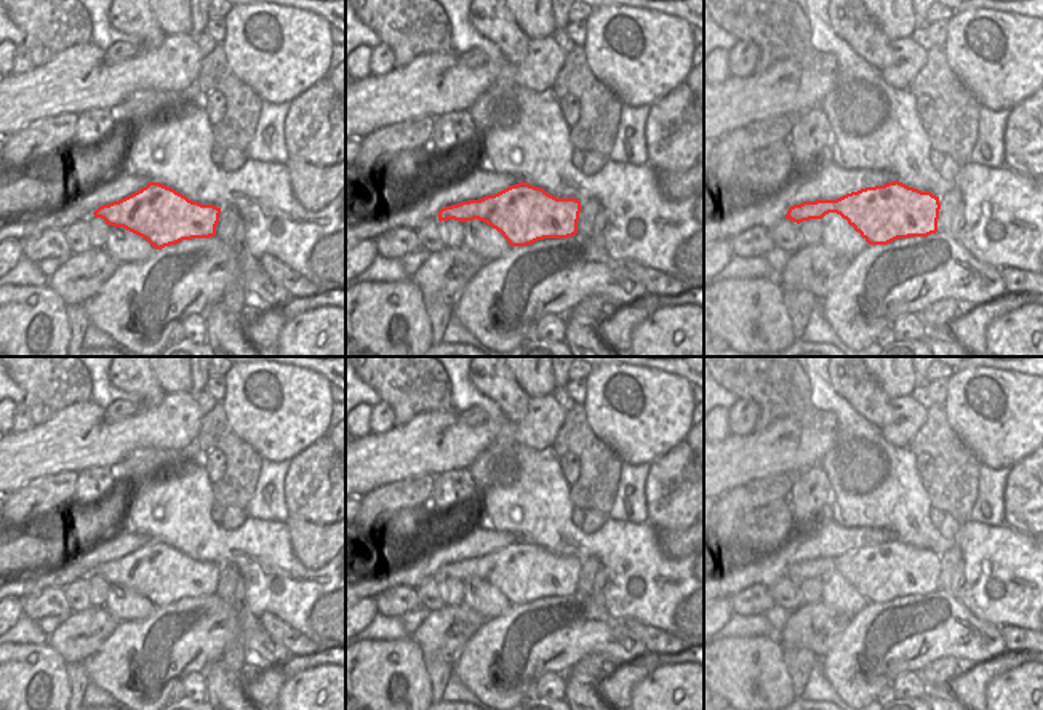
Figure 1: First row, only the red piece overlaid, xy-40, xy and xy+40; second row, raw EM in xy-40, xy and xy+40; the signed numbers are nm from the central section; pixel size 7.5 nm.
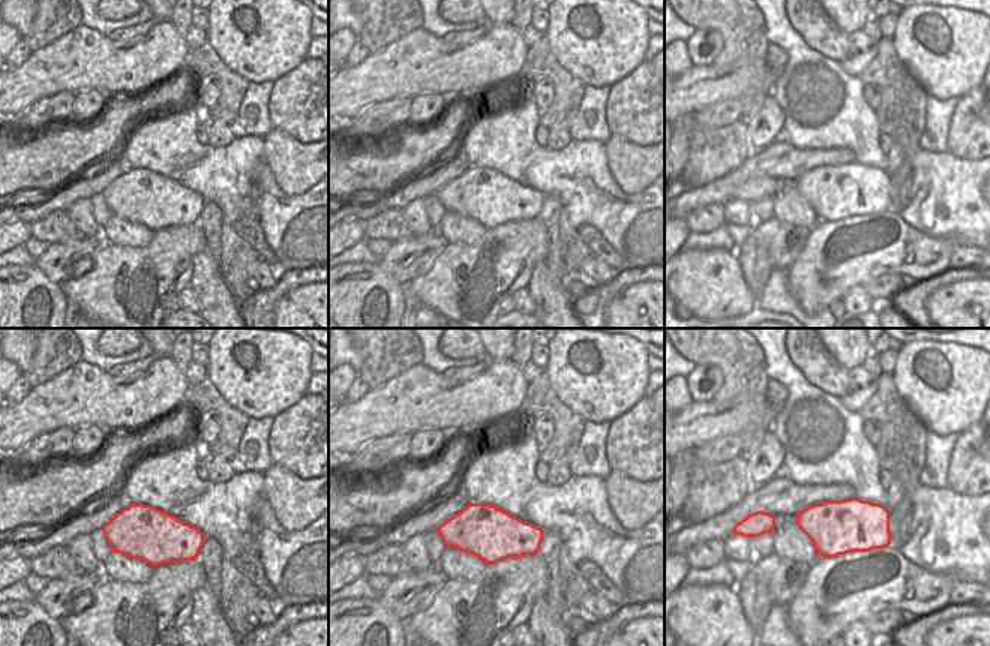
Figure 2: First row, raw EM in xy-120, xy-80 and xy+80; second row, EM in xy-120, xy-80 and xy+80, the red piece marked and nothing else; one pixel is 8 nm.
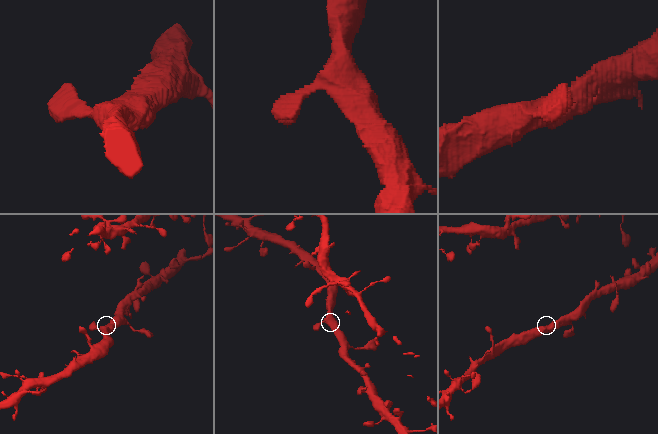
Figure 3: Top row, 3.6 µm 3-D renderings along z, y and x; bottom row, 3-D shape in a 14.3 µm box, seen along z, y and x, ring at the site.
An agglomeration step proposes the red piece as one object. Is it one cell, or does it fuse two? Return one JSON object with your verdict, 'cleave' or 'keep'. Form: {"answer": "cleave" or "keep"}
{"answer": "keep"}

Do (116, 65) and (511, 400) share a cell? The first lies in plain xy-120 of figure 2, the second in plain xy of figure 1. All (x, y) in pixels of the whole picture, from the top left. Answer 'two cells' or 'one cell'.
two cells

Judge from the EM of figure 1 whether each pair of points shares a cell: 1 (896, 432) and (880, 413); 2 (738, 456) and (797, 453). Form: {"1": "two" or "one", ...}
{"1": "two", "2": "one"}

